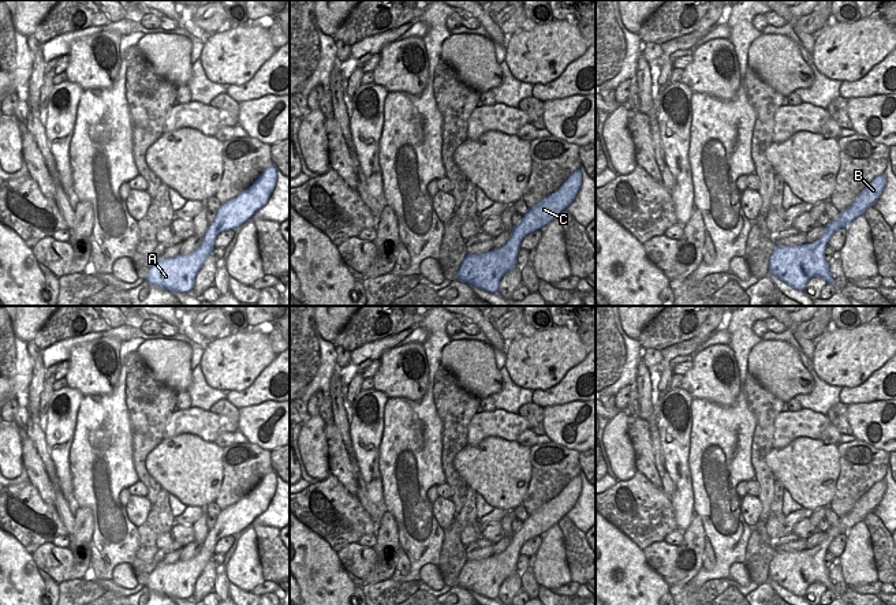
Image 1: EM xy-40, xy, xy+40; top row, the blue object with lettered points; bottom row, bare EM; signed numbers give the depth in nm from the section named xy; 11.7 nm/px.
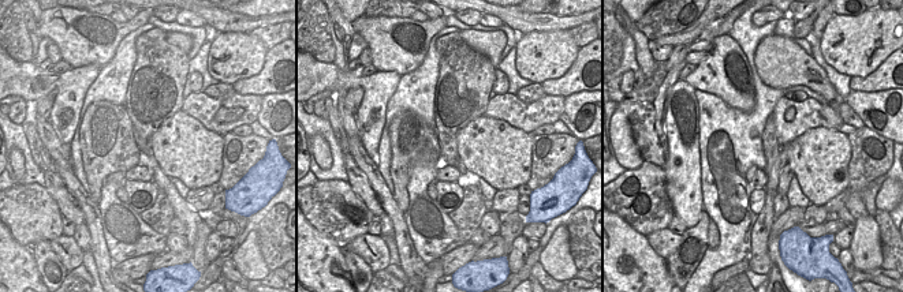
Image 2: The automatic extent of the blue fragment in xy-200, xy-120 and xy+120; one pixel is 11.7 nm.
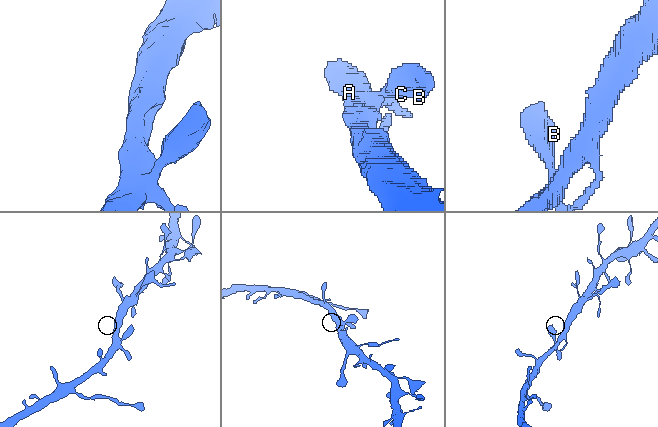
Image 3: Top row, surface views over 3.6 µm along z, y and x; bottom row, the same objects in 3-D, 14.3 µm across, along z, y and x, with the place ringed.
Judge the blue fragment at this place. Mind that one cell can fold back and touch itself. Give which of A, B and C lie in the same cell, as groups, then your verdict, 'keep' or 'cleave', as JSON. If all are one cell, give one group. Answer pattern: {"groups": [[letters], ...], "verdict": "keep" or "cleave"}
{"groups": [["A", "B", "C"]], "verdict": "keep"}

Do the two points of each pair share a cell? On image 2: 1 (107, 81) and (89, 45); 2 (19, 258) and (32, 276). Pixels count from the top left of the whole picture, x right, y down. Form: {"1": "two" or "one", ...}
{"1": "two", "2": "one"}

